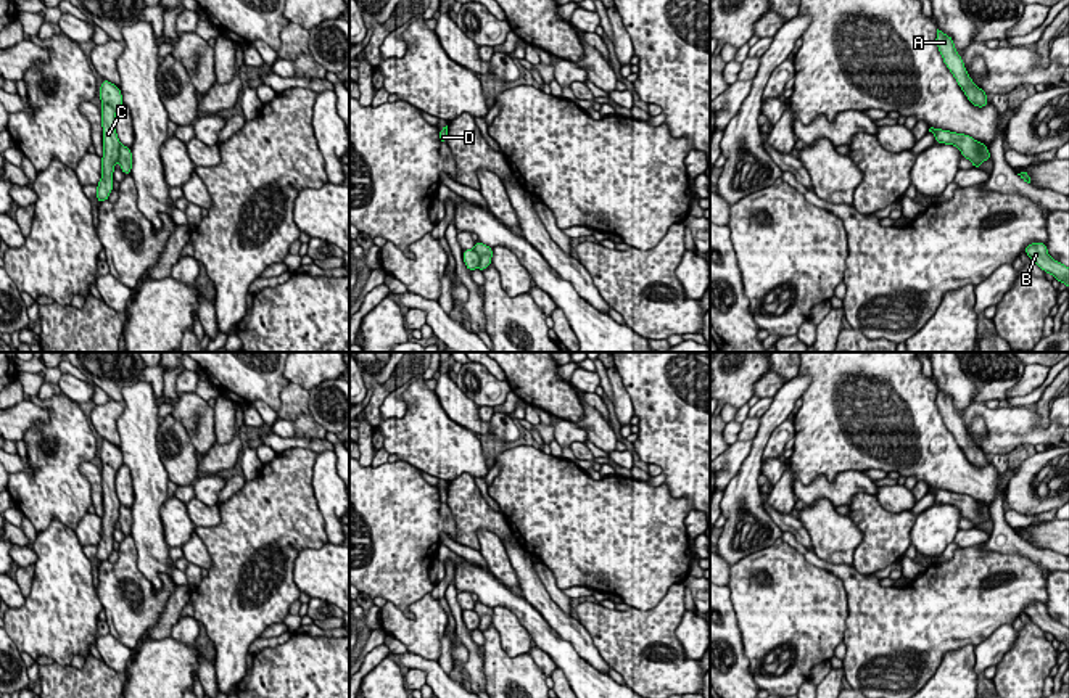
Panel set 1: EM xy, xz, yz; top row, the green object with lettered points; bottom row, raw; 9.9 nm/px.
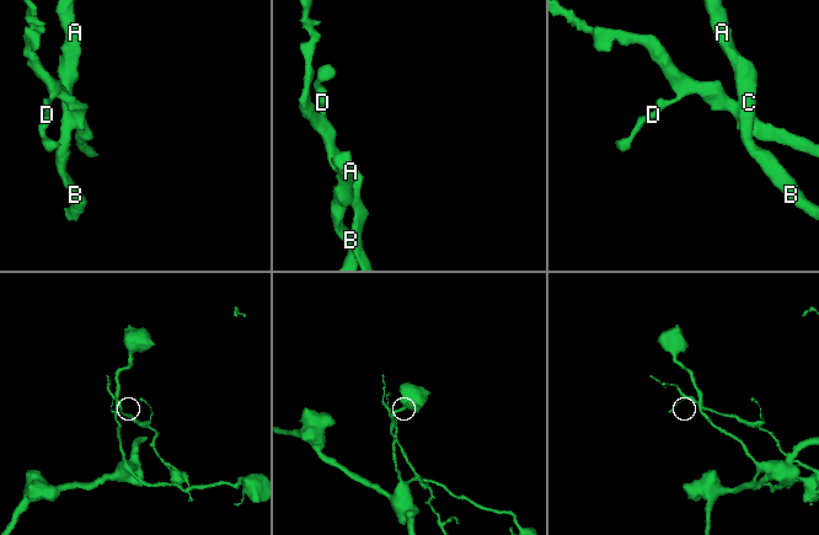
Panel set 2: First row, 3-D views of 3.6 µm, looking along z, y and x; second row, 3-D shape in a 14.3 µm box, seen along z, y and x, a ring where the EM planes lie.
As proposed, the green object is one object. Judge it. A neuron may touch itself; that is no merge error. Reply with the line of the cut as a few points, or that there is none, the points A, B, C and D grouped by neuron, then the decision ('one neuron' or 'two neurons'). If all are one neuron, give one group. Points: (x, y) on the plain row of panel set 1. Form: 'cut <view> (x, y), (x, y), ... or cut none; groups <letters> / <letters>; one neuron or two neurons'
cut xz (472, 610), (478, 618), (478, 628); groups A B C / D; two neurons

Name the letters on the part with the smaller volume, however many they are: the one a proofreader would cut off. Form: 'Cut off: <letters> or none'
Cut off: D

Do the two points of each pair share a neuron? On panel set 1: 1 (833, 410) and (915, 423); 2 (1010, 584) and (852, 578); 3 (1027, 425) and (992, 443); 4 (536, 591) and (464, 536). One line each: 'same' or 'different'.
1: same
2: same
3: same
4: different

